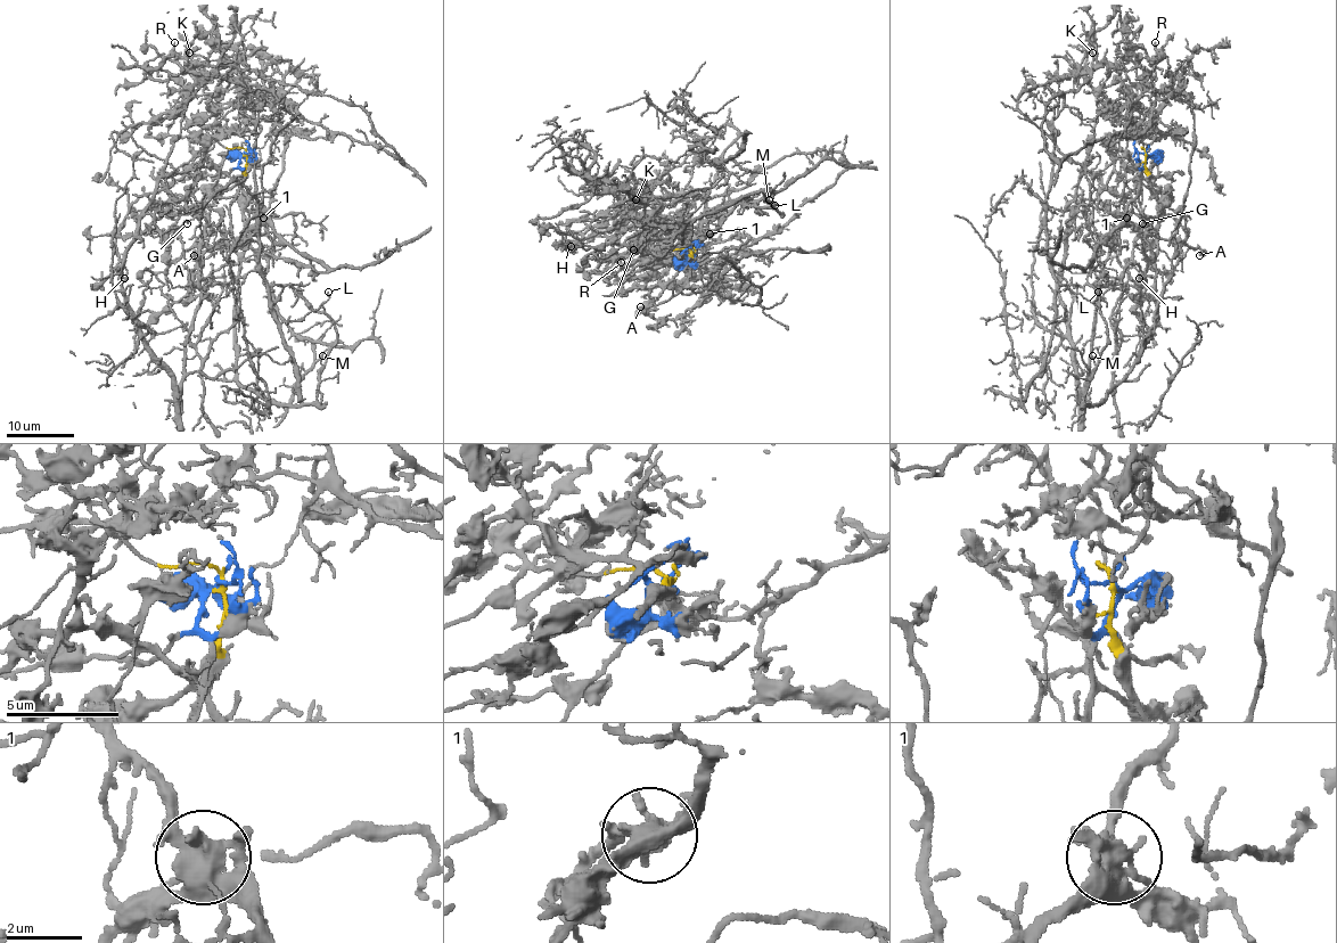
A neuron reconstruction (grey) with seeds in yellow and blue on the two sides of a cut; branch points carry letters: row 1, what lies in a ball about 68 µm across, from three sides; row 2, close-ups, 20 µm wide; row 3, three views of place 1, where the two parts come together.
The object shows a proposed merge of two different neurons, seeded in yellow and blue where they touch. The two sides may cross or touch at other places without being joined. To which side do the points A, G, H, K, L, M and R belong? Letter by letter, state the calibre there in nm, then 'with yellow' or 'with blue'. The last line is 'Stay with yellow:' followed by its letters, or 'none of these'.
A: calibre 550 nm; with blue
G: calibre 130 nm; with blue
H: calibre 110 nm; with blue
K: calibre 110 nm; with blue
L: calibre 130 nm; with yellow
M: calibre 100 nm; with yellow
R: calibre 170 nm; with blue
Stay with yellow: L, M

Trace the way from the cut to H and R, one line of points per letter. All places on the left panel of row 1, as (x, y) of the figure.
H: (246, 153), (239, 181), (202, 160), (185, 195), (158, 190), (138, 198), (116, 239), (116, 268), (124, 278)
R: (246, 153), (271, 254), (262, 170), (289, 114), (215, 76), (223, 51), (244, 68), (222, 50), (174, 41)

